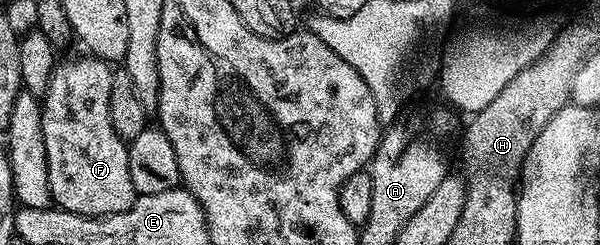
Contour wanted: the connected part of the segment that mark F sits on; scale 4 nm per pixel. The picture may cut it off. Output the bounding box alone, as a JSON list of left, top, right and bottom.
[41,55,138,217]

